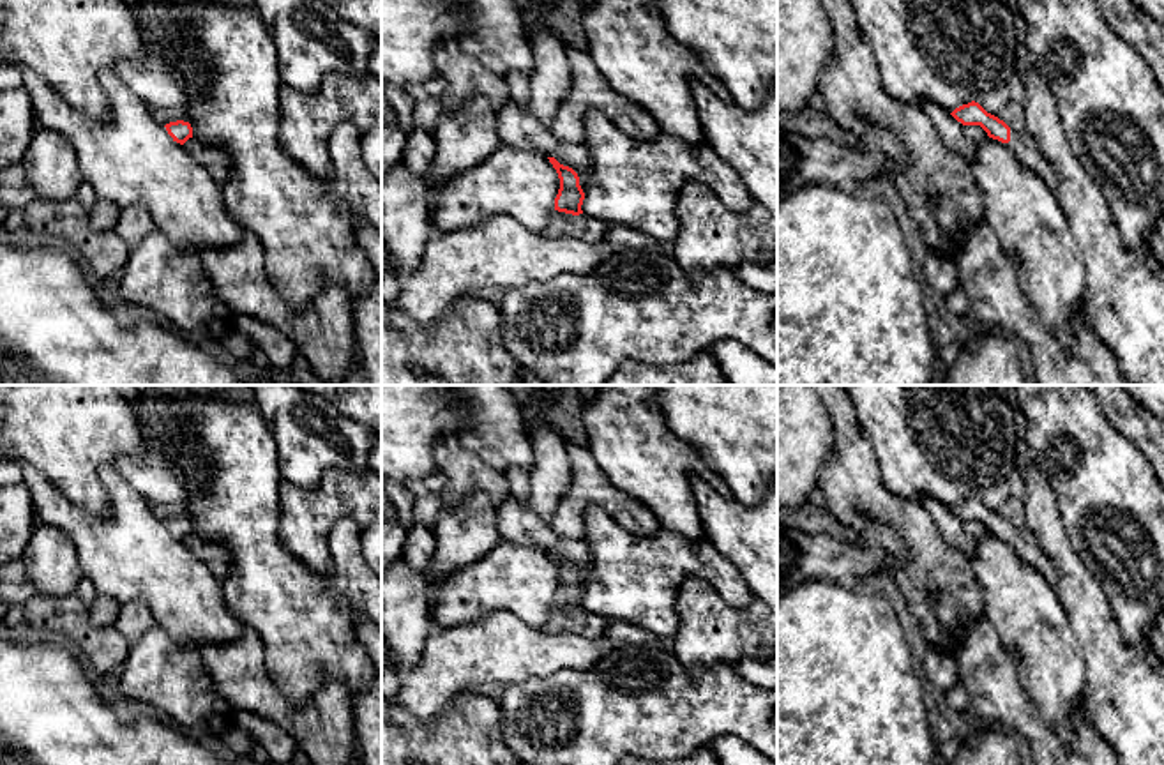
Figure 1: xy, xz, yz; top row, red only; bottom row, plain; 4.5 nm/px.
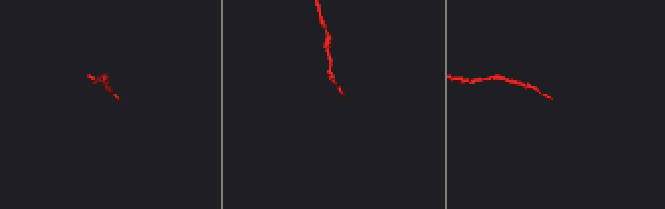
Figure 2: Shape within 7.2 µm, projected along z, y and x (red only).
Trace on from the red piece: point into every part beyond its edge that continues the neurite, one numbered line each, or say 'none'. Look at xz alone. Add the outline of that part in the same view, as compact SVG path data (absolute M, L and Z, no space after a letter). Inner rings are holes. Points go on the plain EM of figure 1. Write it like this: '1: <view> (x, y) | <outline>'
1: xz (560, 621) | M553 606L548 622L540 627L546 634L579 632L585 638L597 640L604 634L608 620L590 615L585 610L572 611Z

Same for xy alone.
1: xy (161, 511) | M150 504L150 511L161 521L166 521L177 516L189 518L187 511L178 505Z

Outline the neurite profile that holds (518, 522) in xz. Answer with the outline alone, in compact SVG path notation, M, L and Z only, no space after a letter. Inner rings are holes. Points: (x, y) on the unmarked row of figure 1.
M512 495L503 500L496 514L502 539L555 553L560 560L572 564L579 572L581 585L586 585L590 548L585 539L567 539L555 534L530 502L519 502Z

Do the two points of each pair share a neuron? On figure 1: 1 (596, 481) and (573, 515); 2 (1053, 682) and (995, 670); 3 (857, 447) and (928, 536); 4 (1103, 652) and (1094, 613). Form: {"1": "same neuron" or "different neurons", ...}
{"1": "same neuron", "2": "different neurons", "3": "same neuron", "4": "same neuron"}

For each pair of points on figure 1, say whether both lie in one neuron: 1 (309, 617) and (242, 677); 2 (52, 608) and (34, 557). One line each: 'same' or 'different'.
1: different
2: different

